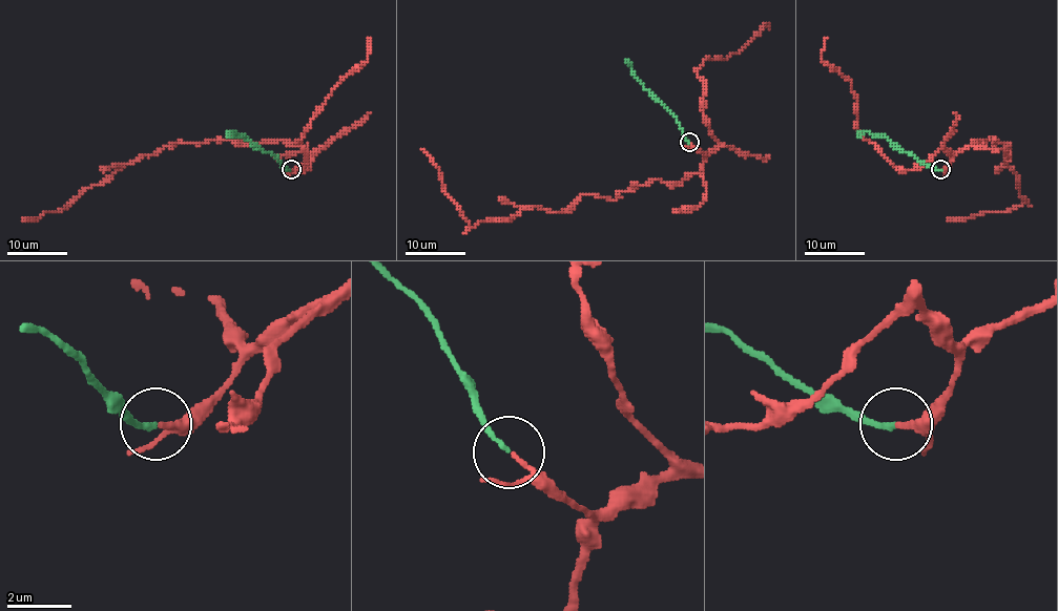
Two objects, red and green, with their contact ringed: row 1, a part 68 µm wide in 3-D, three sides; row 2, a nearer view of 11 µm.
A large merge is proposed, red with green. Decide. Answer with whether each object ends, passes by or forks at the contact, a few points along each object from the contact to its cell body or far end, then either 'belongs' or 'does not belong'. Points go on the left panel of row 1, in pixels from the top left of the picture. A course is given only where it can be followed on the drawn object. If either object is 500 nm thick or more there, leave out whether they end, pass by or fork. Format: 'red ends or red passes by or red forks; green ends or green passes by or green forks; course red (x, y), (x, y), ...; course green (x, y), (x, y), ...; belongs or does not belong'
red passes by; green ends; course red (292, 169), (305, 160), (305, 152), (282, 141), (170, 144), (86, 187), (61, 211), (23, 218); course green (290, 169), (255, 148), (244, 137), (231, 131), (226, 137); belongs

